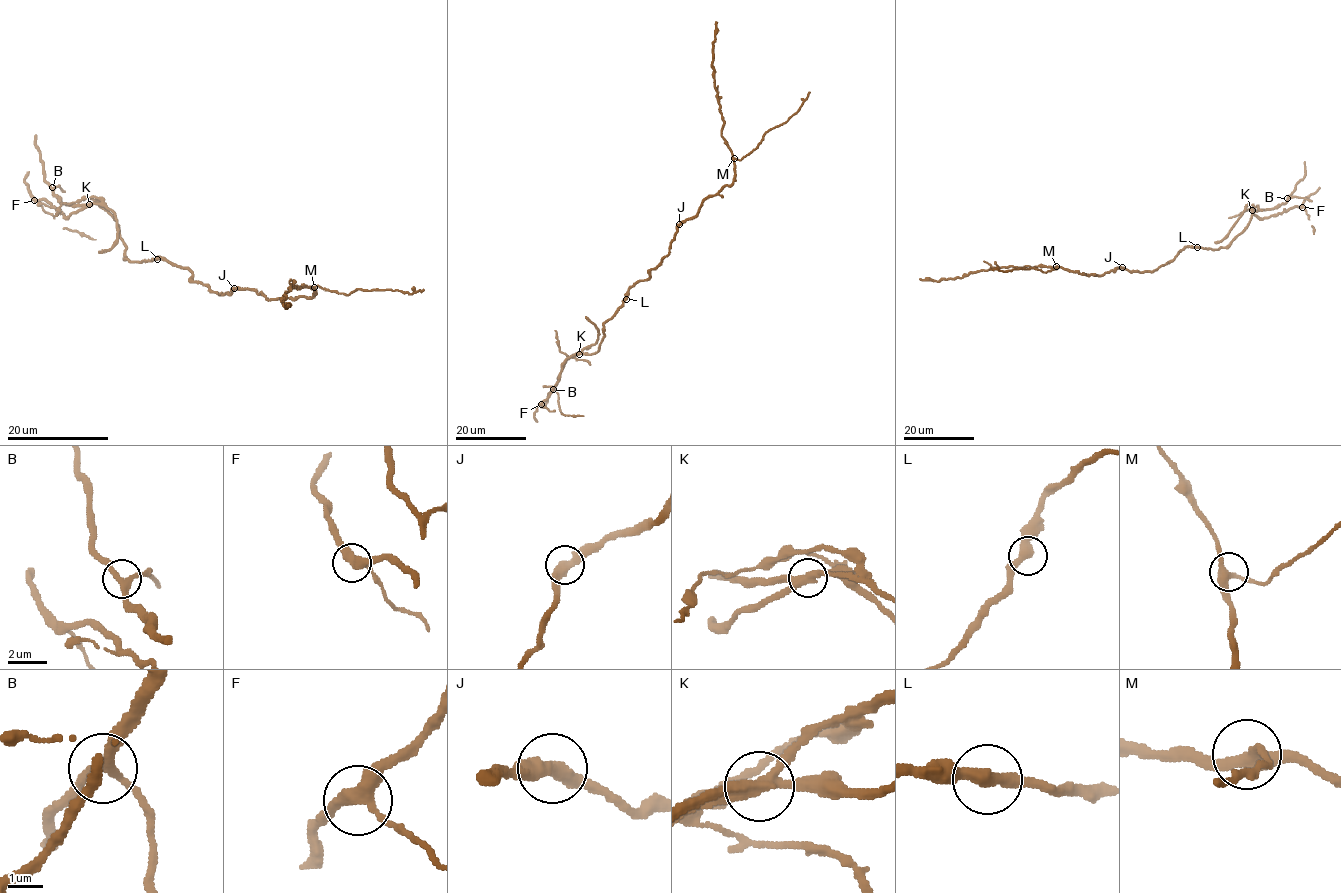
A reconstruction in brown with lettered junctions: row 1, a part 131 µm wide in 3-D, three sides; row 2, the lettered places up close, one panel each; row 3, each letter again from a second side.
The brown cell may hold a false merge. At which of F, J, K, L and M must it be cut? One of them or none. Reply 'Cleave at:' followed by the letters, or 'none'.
Cleave at: K

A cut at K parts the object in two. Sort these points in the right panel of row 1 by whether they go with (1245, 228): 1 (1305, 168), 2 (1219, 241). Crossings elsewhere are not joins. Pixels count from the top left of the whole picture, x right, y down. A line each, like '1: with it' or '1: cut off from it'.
1: cut off from it
2: cut off from it

